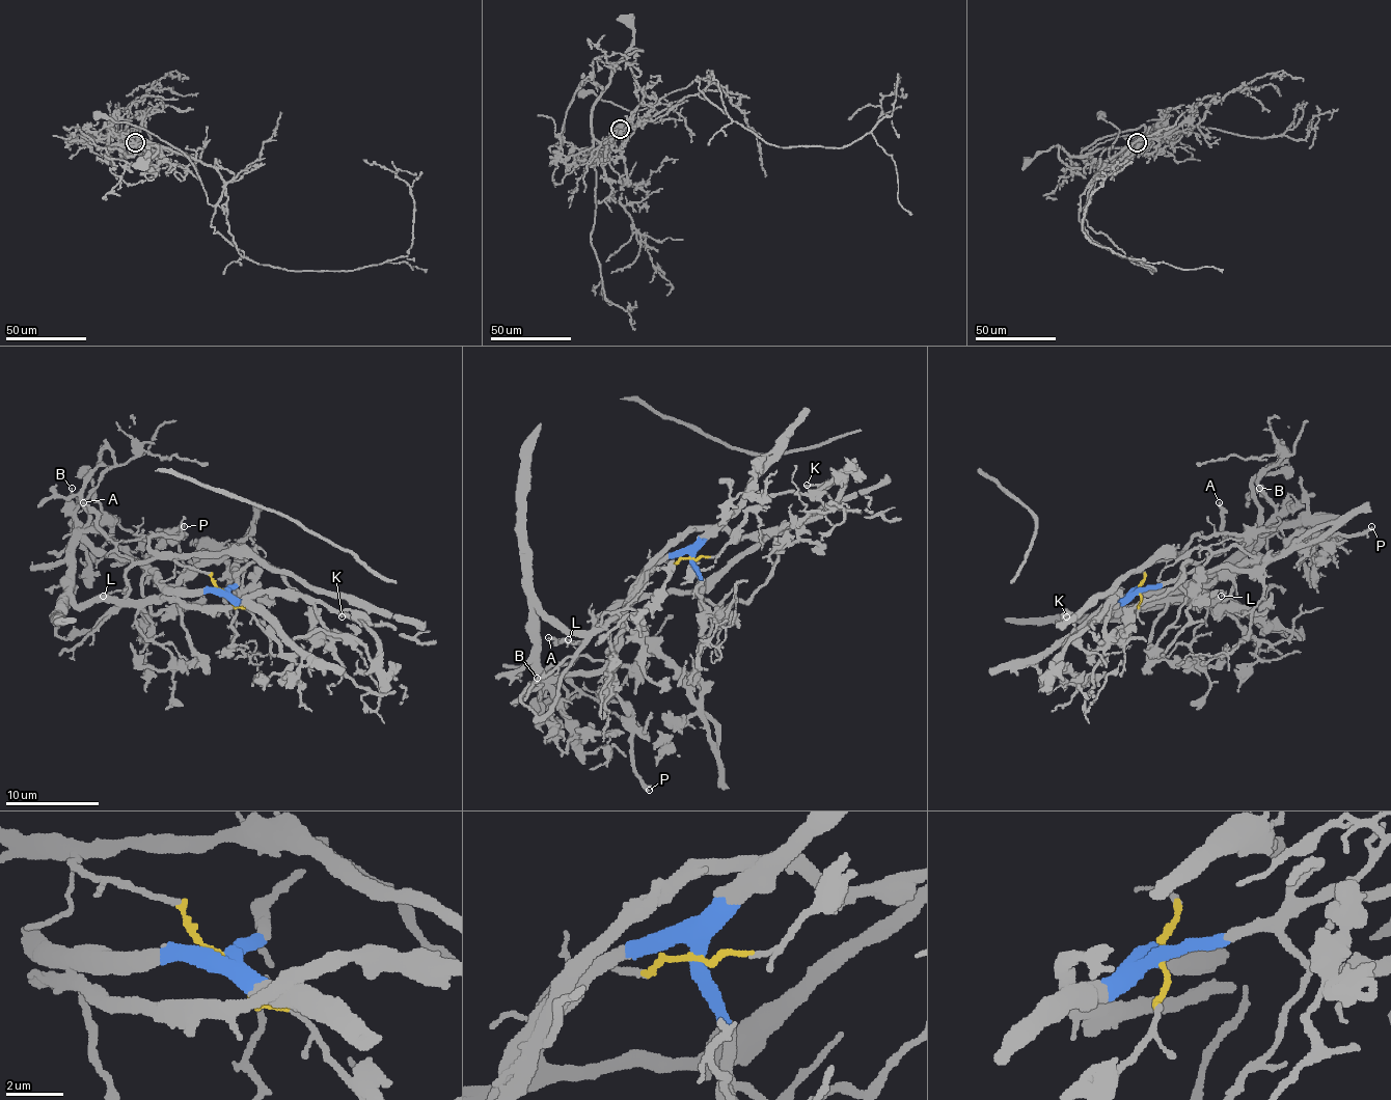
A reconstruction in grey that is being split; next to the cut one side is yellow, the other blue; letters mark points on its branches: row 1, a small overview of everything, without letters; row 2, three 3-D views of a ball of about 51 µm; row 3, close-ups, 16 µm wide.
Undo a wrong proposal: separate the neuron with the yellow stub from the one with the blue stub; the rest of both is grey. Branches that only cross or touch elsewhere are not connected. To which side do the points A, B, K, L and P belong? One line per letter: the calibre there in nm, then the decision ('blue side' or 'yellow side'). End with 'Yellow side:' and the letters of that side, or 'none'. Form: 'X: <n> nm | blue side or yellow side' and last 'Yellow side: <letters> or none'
A: 170 nm | yellow side
B: 190 nm | blue side
K: 140 nm | yellow side
L: 150 nm | yellow side
P: 160 nm | blue side
Yellow side: A, K, L

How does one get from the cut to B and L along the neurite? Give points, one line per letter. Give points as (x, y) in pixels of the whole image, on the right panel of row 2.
B: (1140, 592), (1135, 594), (1170, 592), (1203, 577), (1237, 573), (1254, 556), (1275, 517), (1275, 507), (1259, 489)
L: (1140, 592), (1142, 568), (1151, 561), (1184, 558), (1196, 566), (1198, 582), (1215, 594), (1222, 592), (1222, 596)

